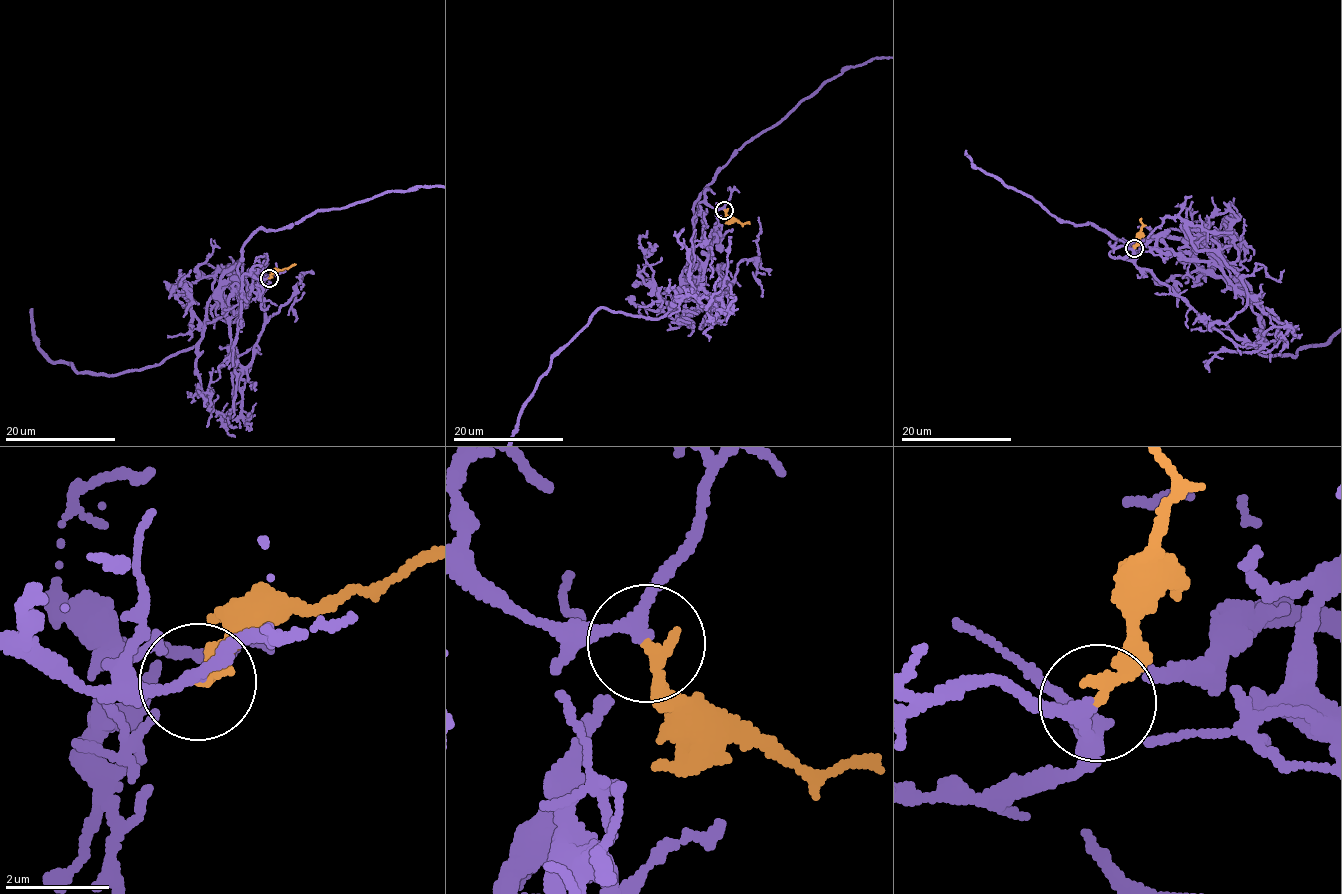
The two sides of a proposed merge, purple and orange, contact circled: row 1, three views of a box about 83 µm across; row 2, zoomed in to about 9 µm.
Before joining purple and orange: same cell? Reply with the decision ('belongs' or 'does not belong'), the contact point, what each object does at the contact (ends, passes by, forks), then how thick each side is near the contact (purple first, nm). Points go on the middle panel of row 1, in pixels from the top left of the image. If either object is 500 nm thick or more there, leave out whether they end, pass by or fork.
belongs; at (724, 210); purple passes by; orange ends there; 180 nm thick on the purple side, 240 nm on the other

